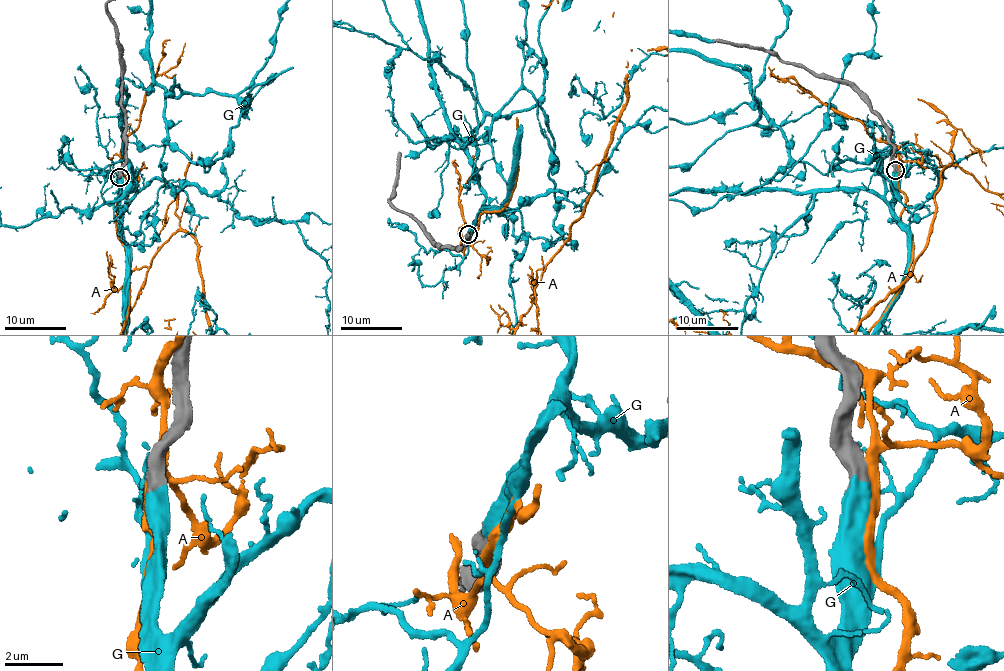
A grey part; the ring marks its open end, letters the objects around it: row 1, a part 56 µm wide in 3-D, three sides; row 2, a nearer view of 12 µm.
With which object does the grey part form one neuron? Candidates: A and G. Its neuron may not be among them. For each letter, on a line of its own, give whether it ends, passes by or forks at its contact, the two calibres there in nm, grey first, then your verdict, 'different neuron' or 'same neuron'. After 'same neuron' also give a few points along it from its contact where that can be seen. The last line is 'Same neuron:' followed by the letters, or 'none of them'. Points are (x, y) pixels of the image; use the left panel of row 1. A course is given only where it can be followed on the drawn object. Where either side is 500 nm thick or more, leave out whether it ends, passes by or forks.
A: 700/360 nm | different neuron
G: 600/600 nm | same neuron
Same neuron: G

